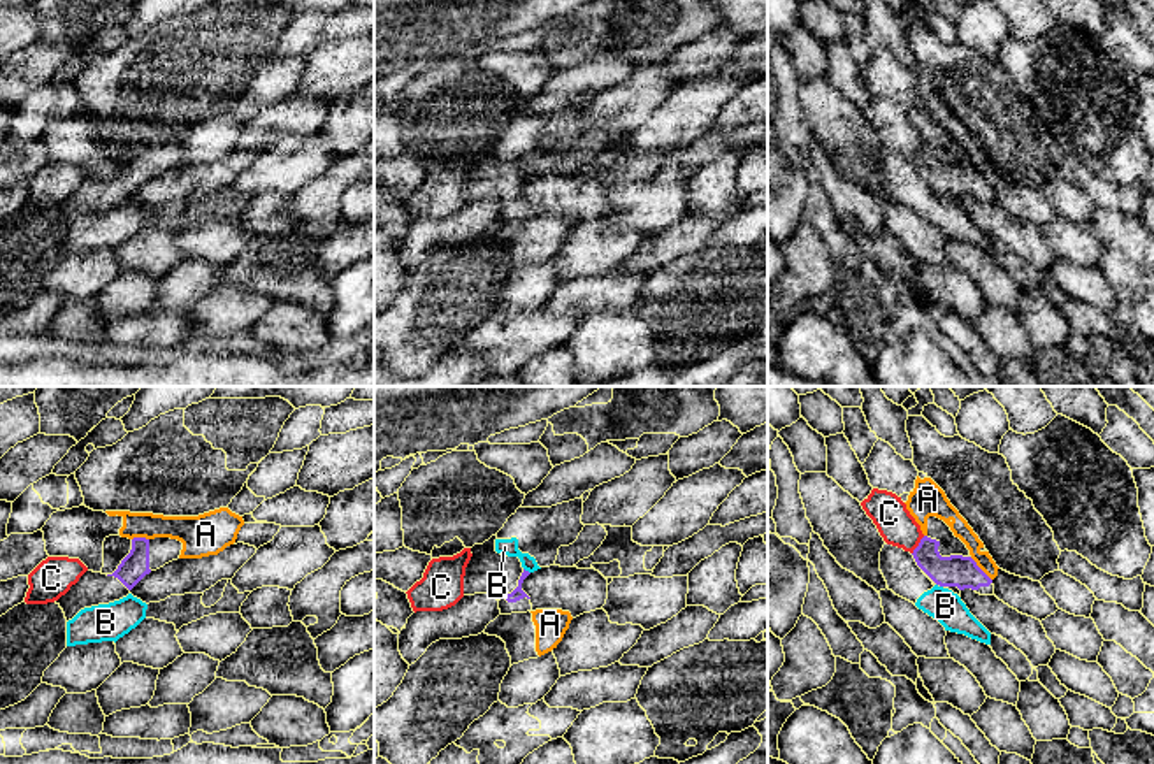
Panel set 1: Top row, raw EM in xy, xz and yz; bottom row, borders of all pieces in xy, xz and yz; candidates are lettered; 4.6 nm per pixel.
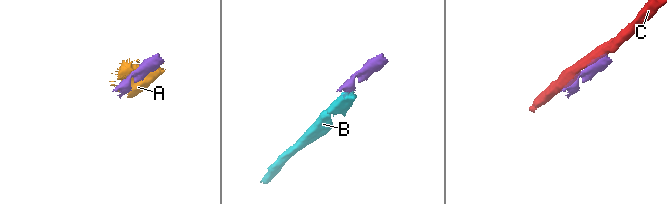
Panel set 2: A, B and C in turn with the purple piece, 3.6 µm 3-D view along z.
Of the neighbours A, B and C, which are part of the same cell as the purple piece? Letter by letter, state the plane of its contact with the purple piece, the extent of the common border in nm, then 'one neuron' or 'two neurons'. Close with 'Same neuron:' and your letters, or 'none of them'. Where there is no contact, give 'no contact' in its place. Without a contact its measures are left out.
A: meets purple in yz; contact 150 nm long; two neurons
B: meets purple in xz; contact 40 nm long; two neurons
C: meets purple in yz; contact 110 nm long; two neurons
Same neuron: none of them

